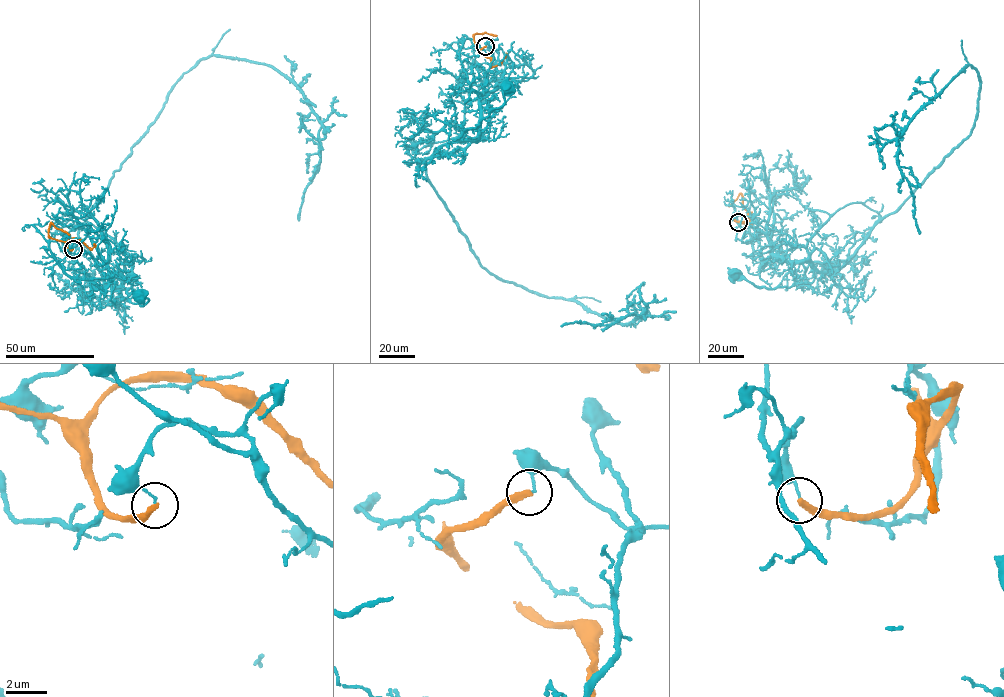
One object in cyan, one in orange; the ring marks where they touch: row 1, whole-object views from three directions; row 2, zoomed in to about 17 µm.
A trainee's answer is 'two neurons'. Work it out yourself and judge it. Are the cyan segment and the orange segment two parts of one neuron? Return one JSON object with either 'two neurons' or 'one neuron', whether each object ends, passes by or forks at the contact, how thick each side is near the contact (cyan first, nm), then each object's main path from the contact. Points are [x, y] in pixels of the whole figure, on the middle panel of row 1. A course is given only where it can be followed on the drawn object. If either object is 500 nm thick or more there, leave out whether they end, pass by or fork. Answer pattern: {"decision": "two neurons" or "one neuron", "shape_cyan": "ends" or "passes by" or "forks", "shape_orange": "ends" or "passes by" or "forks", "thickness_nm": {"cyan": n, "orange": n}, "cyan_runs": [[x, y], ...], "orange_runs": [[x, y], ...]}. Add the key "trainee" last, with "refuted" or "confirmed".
{"decision": "two neurons", "shape_cyan": "ends", "shape_orange": "ends", "thickness_nm": {"cyan": 90, "orange": 280}, "cyan_runs": [[486, 46], [495, 49], [480, 95], [478, 134], [475, 139], [452, 139], [476, 127], [502, 105], [507, 86]], "orange_runs": [[486, 46], [478, 50], [475, 34], [486, 32], [496, 36]], "trainee": "confirmed"}

